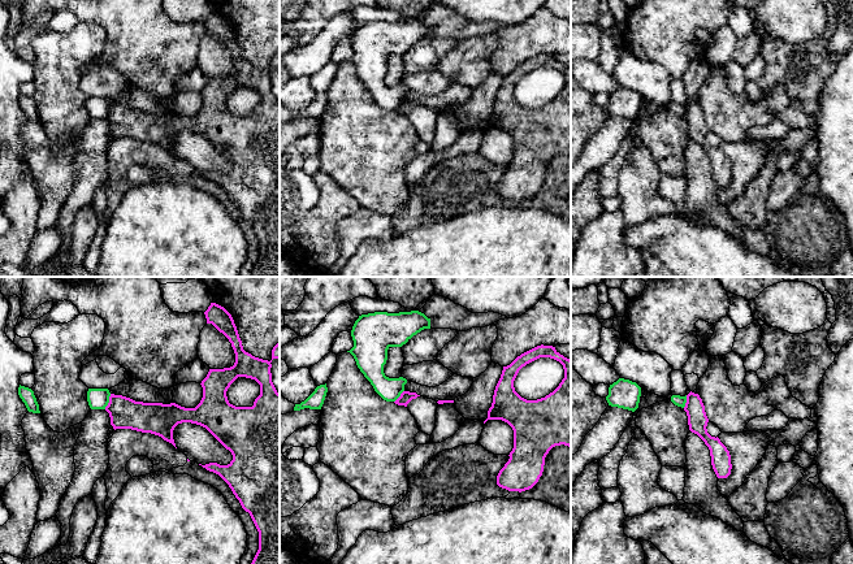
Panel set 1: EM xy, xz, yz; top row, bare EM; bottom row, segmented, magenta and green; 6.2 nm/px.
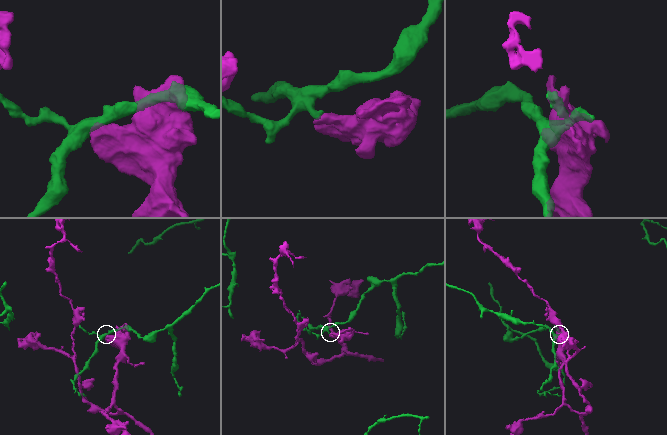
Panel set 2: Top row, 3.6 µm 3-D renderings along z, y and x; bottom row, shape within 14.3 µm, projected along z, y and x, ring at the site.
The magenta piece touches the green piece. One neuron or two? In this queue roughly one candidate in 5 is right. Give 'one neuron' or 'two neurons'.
two neurons

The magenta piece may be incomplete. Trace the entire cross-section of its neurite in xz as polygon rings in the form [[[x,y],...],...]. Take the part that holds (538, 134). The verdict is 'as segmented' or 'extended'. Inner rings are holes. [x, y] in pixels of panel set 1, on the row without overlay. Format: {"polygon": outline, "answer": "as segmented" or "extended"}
{"polygon": [[[544,53],[518,65],[503,75],[484,133],[488,129],[502,129],[514,139],[514,157],[497,194],[519,201],[532,198],[542,185],[549,160],[560,153],[571,156],[571,69]],[[540,66],[559,70],[564,87],[545,107],[527,109],[515,100],[514,90],[523,75]]], "answer": "as segmented"}

